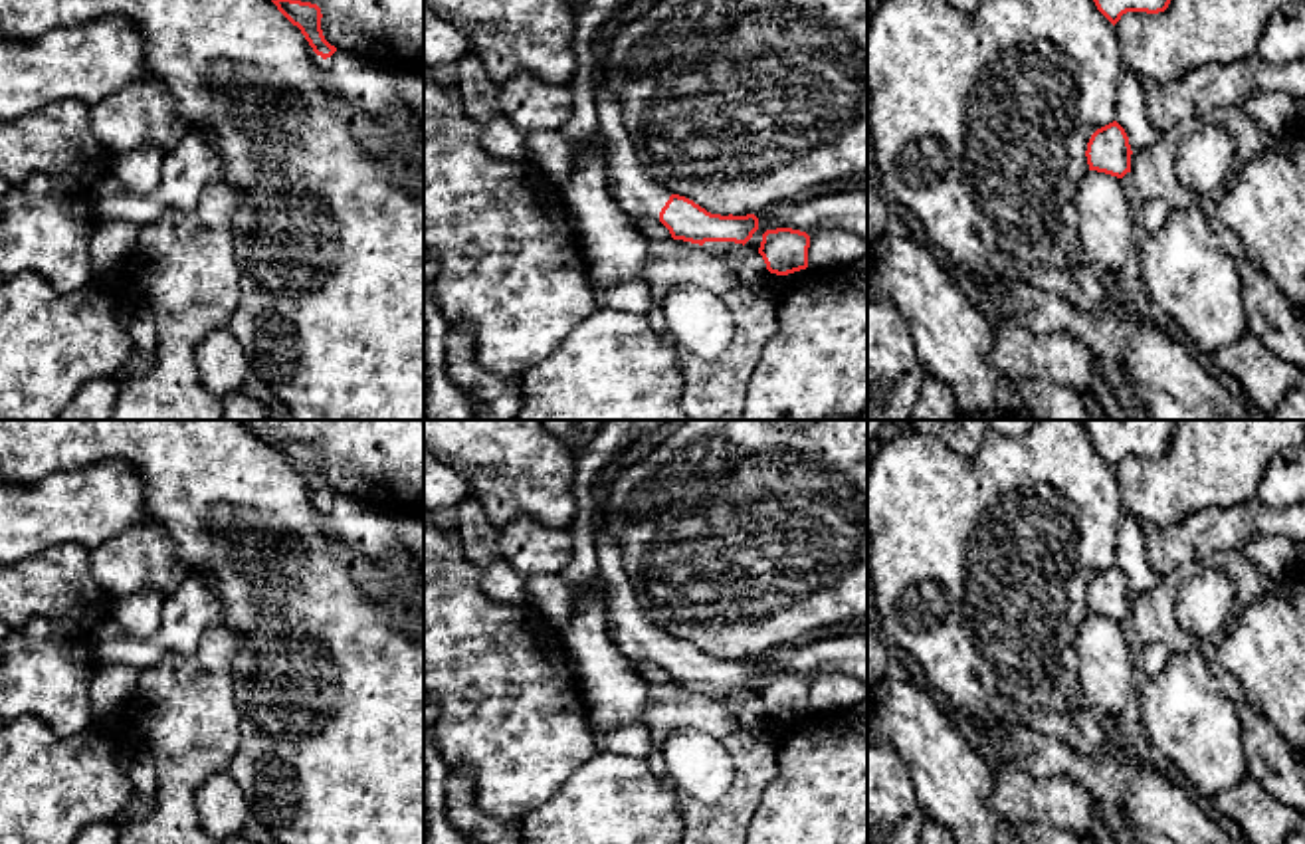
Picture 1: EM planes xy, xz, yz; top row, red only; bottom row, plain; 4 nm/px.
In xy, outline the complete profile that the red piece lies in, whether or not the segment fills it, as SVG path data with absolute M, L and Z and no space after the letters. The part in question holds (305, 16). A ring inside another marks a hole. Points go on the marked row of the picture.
M271 0L271 2L293 26L301 30L301 34L305 36L305 40L309 42L309 46L317 55L327 59L337 52L337 48L331 46L323 36L321 30L323 14L317 4L301 0Z

